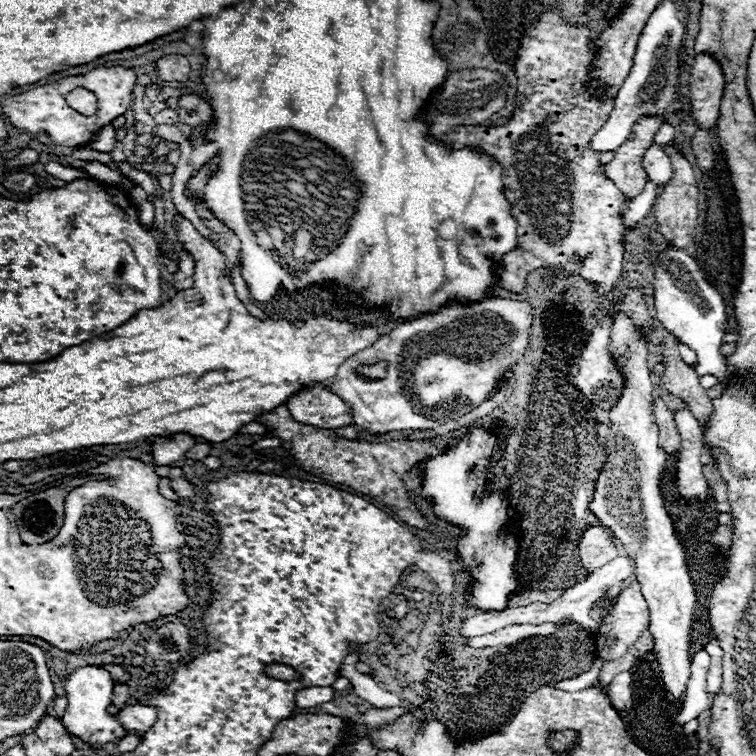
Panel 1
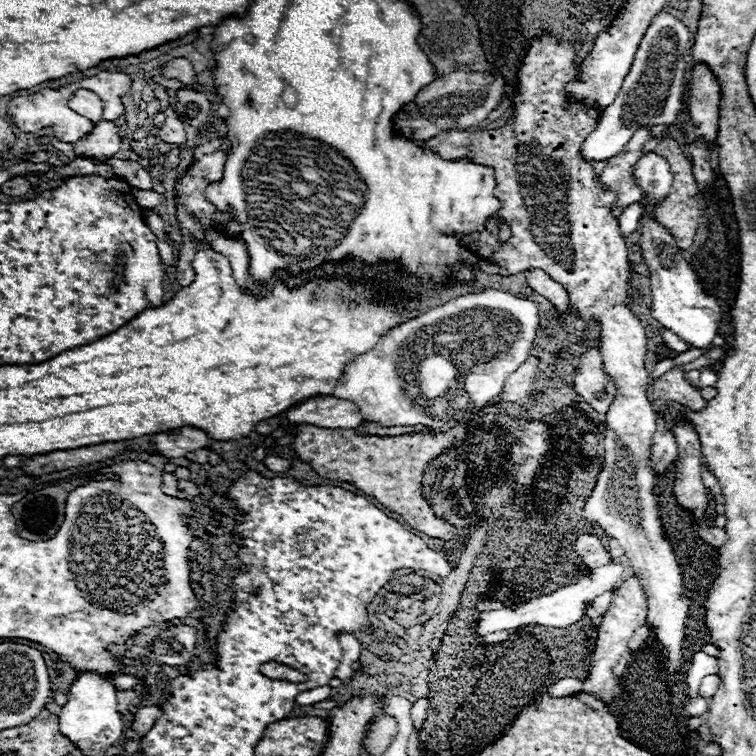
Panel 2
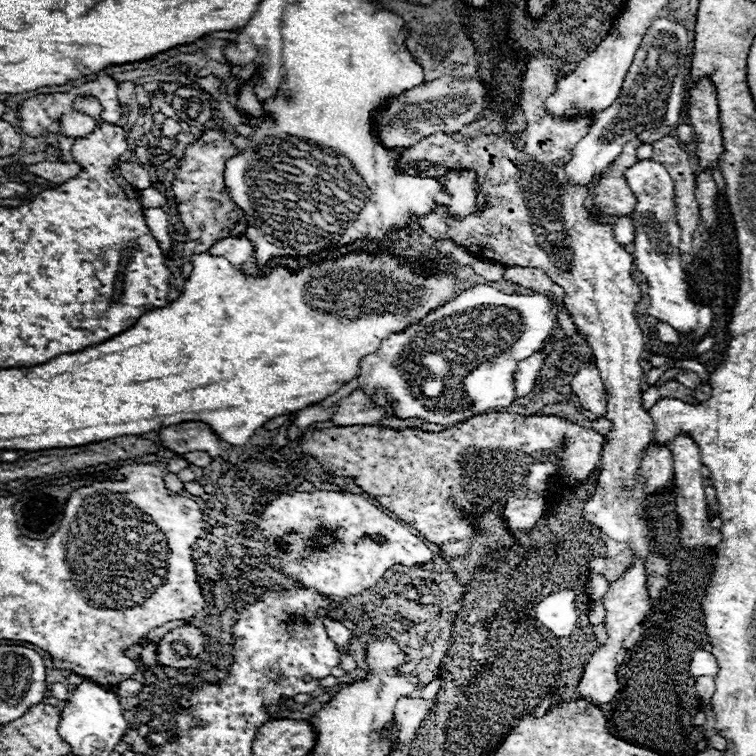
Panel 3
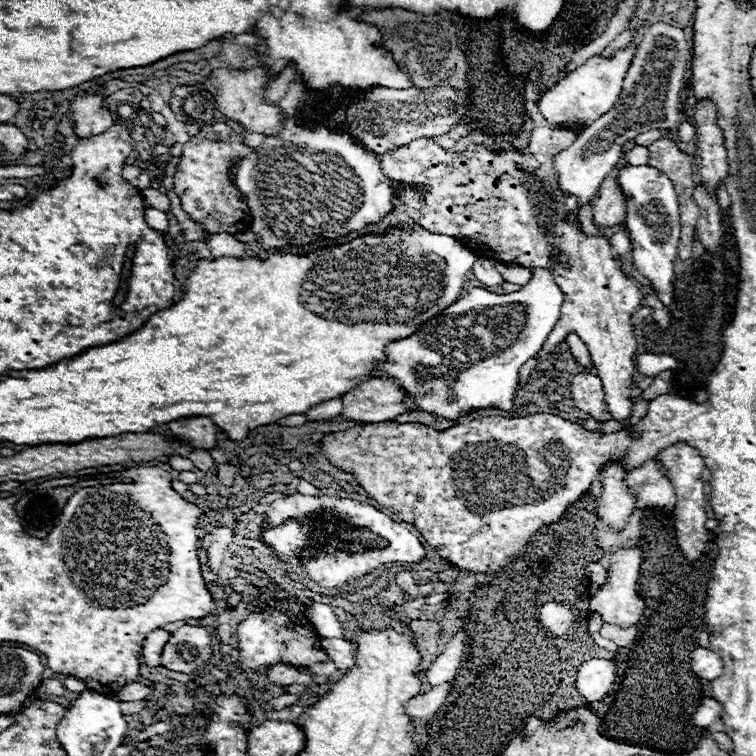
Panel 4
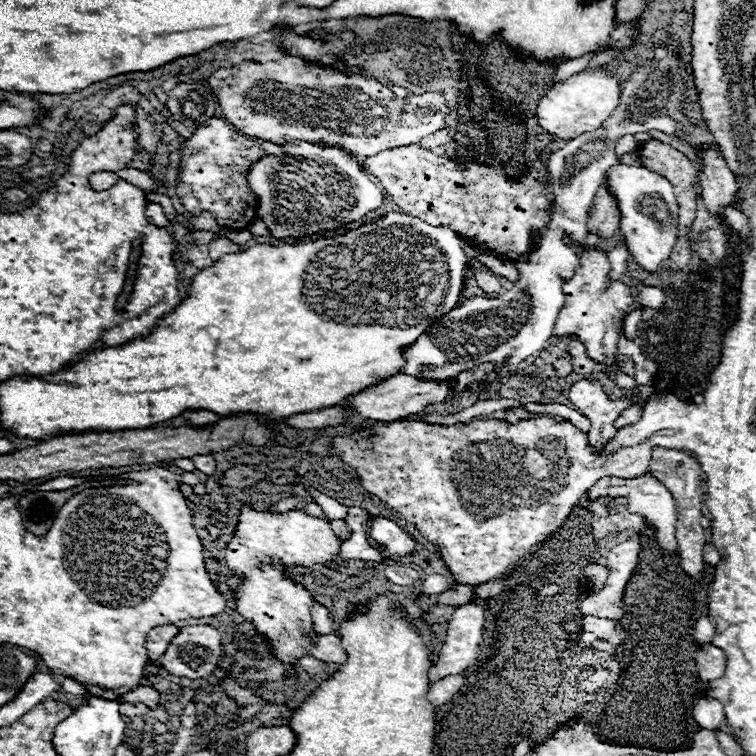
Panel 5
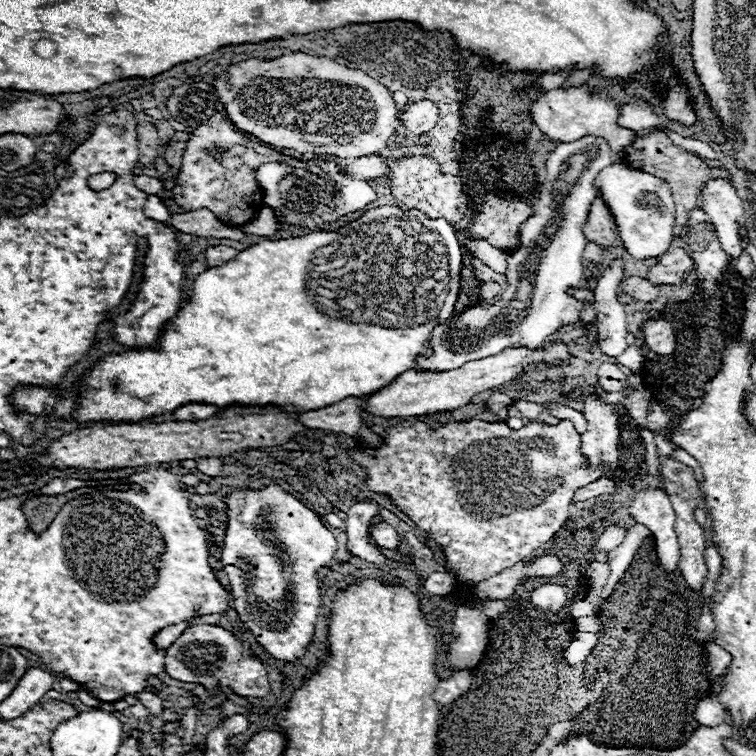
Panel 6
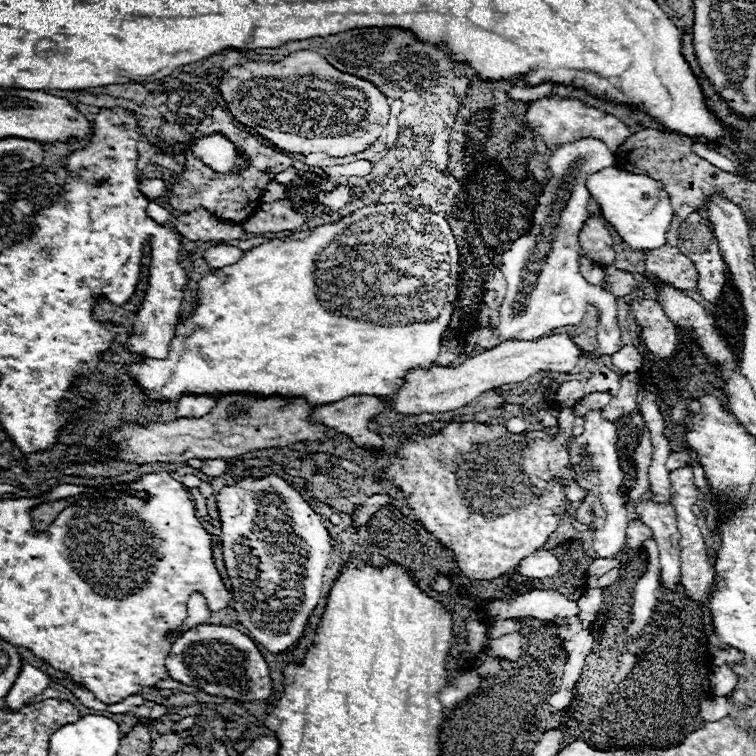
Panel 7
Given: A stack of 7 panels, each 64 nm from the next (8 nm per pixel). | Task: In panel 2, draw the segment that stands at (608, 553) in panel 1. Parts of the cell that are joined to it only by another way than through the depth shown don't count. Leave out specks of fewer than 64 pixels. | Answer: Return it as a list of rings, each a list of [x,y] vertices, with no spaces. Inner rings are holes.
[[[586,534],[576,540],[576,552],[580,554],[582,562],[592,568],[592,566],[604,566],[612,560],[608,548],[602,544],[602,538],[596,534]]]

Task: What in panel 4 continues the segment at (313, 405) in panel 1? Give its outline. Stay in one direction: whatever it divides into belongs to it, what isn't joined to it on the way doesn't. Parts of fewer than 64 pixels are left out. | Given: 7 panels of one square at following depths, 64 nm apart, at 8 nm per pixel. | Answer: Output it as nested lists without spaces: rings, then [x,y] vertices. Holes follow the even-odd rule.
[[[368,380],[344,394],[342,404],[342,420],[376,424],[404,414],[412,406],[412,400],[404,398],[394,380]]]

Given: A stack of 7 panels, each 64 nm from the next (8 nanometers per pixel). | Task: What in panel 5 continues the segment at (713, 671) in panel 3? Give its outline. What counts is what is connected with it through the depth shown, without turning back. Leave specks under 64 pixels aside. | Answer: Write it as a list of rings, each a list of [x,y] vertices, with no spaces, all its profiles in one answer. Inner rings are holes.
[[[712,644],[700,646],[694,660],[696,660],[696,670],[698,670],[702,680],[714,680],[714,678],[720,678],[724,674],[726,656],[723,650],[712,646]]]

